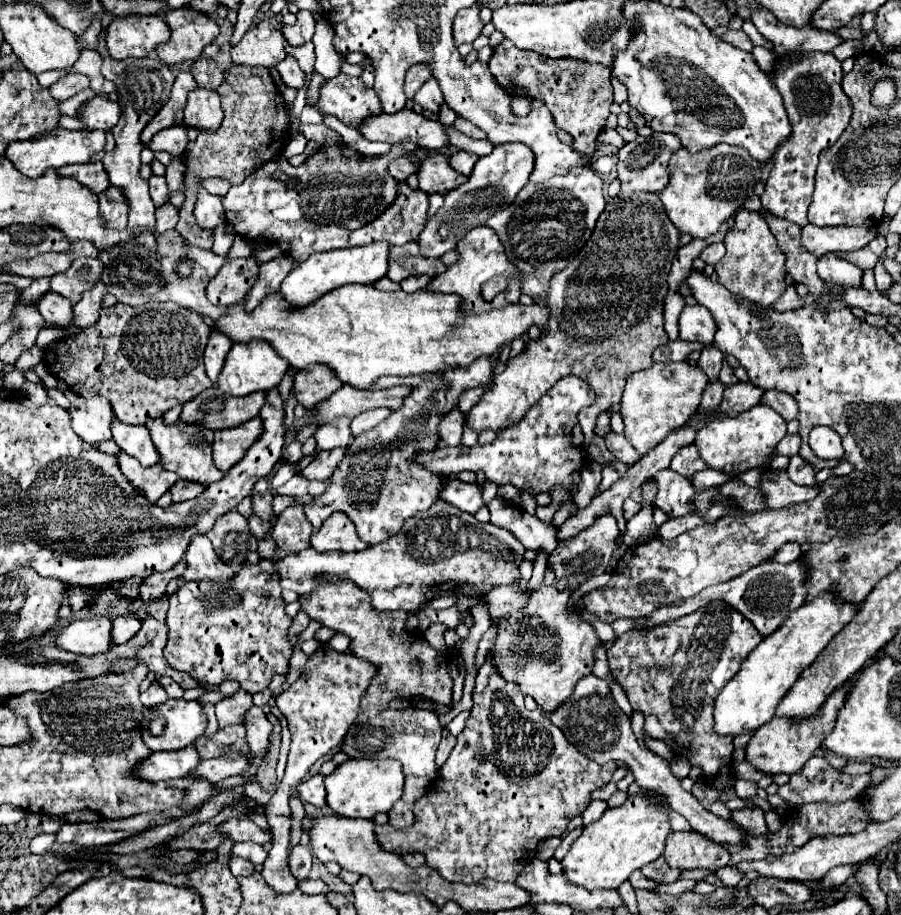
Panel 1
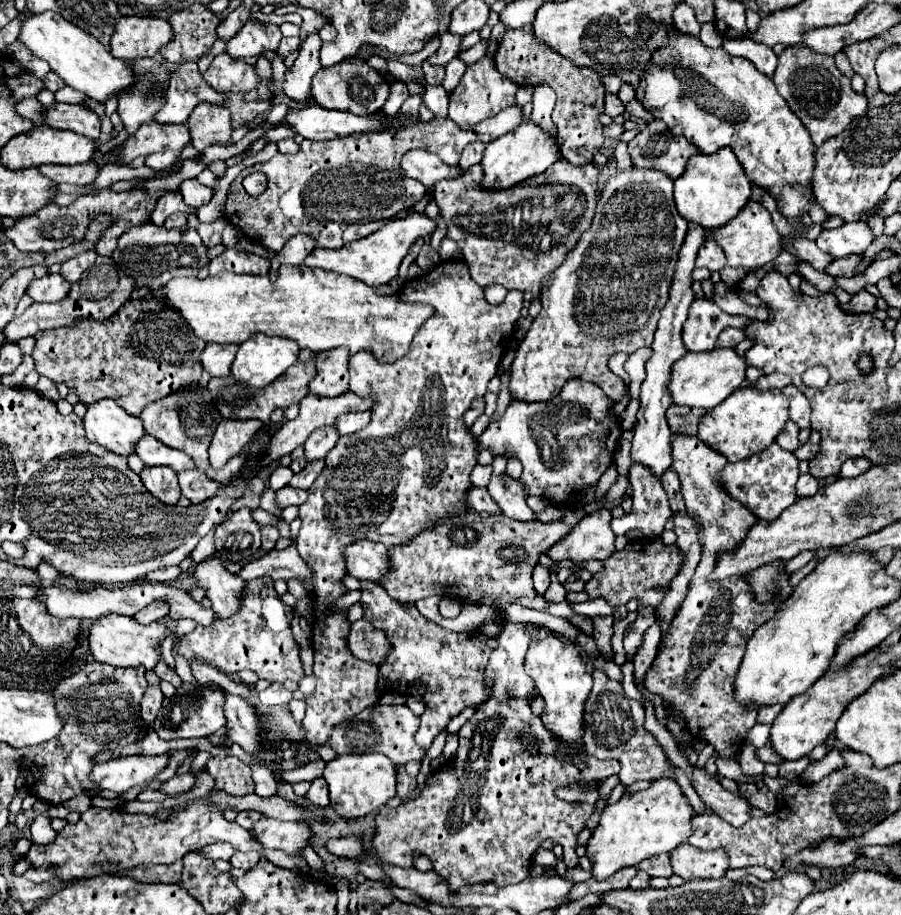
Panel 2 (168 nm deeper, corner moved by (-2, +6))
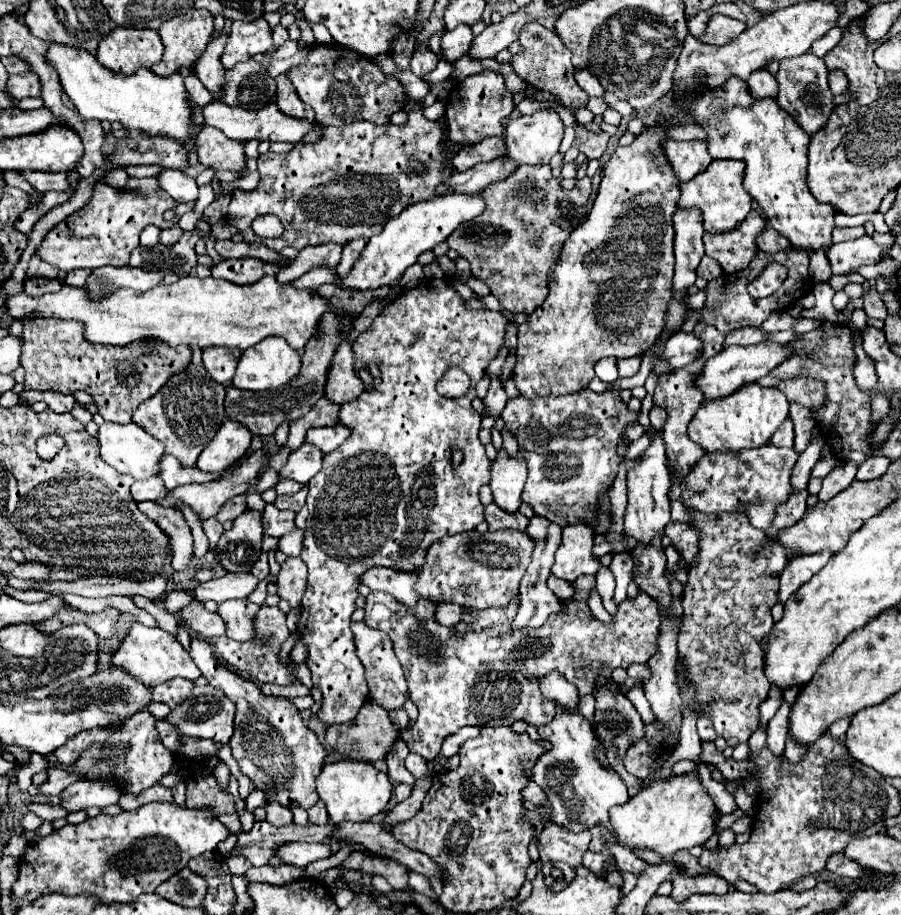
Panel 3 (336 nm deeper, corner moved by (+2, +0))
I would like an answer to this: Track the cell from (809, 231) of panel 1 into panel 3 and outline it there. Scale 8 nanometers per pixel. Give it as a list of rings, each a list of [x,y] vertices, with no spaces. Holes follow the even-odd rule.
[[[863,236],[859,240],[833,244],[827,250],[827,258],[833,274],[847,274],[855,272],[859,266],[877,264],[881,260],[881,246],[877,246],[871,236]]]

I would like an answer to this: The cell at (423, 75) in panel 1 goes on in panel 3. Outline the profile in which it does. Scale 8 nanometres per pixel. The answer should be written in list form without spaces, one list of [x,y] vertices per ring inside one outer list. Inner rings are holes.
[[[461,24],[459,28],[445,32],[441,38],[441,48],[443,48],[443,56],[445,60],[453,62],[457,58],[461,58],[463,54],[467,54],[467,48],[471,46],[473,40],[473,30],[467,24]]]

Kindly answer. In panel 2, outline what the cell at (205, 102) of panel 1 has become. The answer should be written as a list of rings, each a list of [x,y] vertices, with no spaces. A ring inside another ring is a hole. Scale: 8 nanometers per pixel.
[[[201,102],[195,106],[187,120],[187,128],[191,132],[191,144],[203,152],[211,144],[227,144],[231,138],[229,110],[217,104]]]

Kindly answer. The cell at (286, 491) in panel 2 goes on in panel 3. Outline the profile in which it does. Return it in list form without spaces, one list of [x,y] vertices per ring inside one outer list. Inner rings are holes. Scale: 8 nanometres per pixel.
[[[273,504],[263,510],[263,532],[267,536],[281,538],[295,528],[295,512],[279,512]]]

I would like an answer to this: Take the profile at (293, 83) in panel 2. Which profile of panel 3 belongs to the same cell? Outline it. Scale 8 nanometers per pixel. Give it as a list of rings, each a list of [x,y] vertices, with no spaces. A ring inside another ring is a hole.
[[[285,74],[277,76],[277,106],[283,114],[307,120],[309,124],[315,124],[315,112],[313,108],[307,108],[299,96],[295,96],[295,88],[291,88],[291,82],[287,80]]]

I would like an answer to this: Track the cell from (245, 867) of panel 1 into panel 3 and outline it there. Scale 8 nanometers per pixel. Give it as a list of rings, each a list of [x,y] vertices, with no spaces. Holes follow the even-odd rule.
[[[235,854],[235,856],[231,856],[231,858],[227,860],[227,864],[229,864],[229,870],[231,870],[231,874],[237,874],[237,876],[245,874],[245,872],[251,868],[251,862],[249,862],[245,856],[241,856],[241,854]]]

